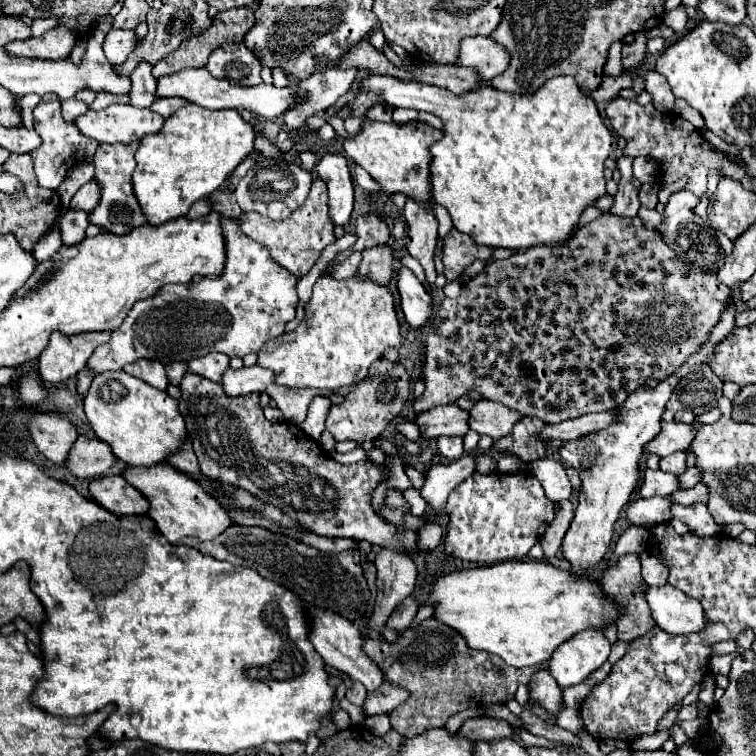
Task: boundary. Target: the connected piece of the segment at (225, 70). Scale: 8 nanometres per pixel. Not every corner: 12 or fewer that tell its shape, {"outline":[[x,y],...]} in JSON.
{"outline":[[244,42],[222,44],[206,64],[214,78],[258,86],[260,62]]}

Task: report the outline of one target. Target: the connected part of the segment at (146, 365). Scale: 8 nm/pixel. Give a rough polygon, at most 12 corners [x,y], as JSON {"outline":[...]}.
{"outline":[[136,360],[122,370],[158,390],[168,388],[164,364]]}

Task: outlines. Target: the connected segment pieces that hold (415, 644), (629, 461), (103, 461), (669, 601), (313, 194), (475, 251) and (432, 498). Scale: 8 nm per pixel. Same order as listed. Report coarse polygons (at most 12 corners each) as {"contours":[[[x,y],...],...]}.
{"contours":[[[434,618],[398,642],[364,640],[382,678],[410,692],[402,736],[504,704],[536,668],[470,650]],[[728,306],[710,340],[620,420],[562,444],[582,488],[562,554],[584,576],[608,552],[638,482],[638,462],[676,382],[734,328]],[[78,436],[64,462],[76,478],[110,474],[108,444]],[[668,584],[644,590],[656,624],[670,634],[700,632],[698,600]],[[314,180],[288,220],[238,218],[252,240],[296,278],[332,244],[328,192]],[[452,228],[444,238],[444,276],[458,280],[474,260],[494,248],[472,244]],[[472,456],[428,470],[420,496],[442,514],[448,494],[476,470]]]}

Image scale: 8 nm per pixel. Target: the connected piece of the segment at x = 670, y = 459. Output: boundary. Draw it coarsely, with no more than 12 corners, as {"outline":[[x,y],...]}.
{"outline":[[684,452],[660,458],[662,472],[678,476],[686,470]]}

